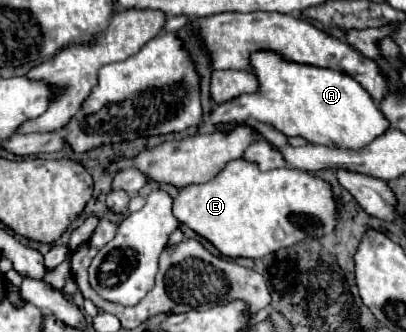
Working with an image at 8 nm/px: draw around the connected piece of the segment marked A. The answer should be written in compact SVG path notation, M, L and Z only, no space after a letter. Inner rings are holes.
M275 51L251 53L249 65L251 73L257 77L259 89L221 103L211 113L209 121L199 127L199 133L213 133L219 123L261 121L287 137L301 135L315 145L357 149L357 145L365 145L365 141L373 141L373 137L379 137L389 129L389 121L371 95L345 73L287 61Z

